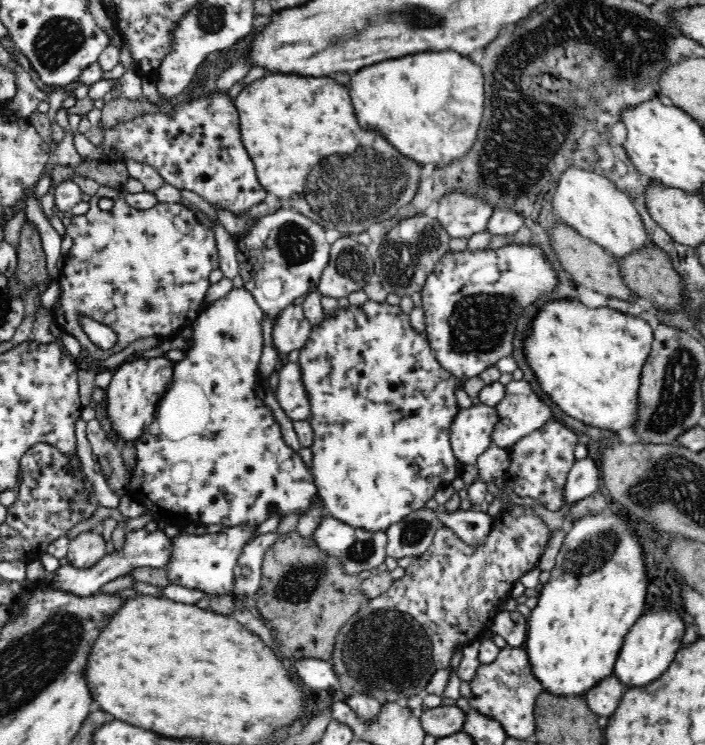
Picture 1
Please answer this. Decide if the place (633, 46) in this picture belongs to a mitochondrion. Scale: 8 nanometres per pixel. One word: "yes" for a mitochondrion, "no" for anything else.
yes

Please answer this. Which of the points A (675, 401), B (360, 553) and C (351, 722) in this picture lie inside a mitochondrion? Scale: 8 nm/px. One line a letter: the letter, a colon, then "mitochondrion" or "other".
A: mitochondrion
B: mitochondrion
C: other

